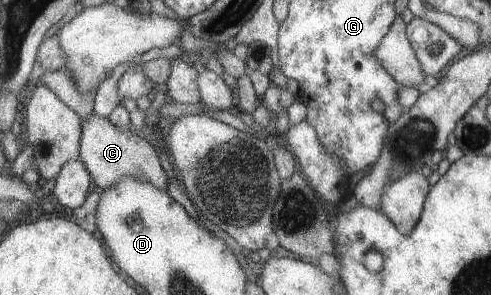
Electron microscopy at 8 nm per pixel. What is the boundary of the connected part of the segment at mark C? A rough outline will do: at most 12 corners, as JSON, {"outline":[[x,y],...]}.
{"outline":[[107,117],[82,121],[78,159],[97,189],[123,175],[165,191],[155,149]]}

